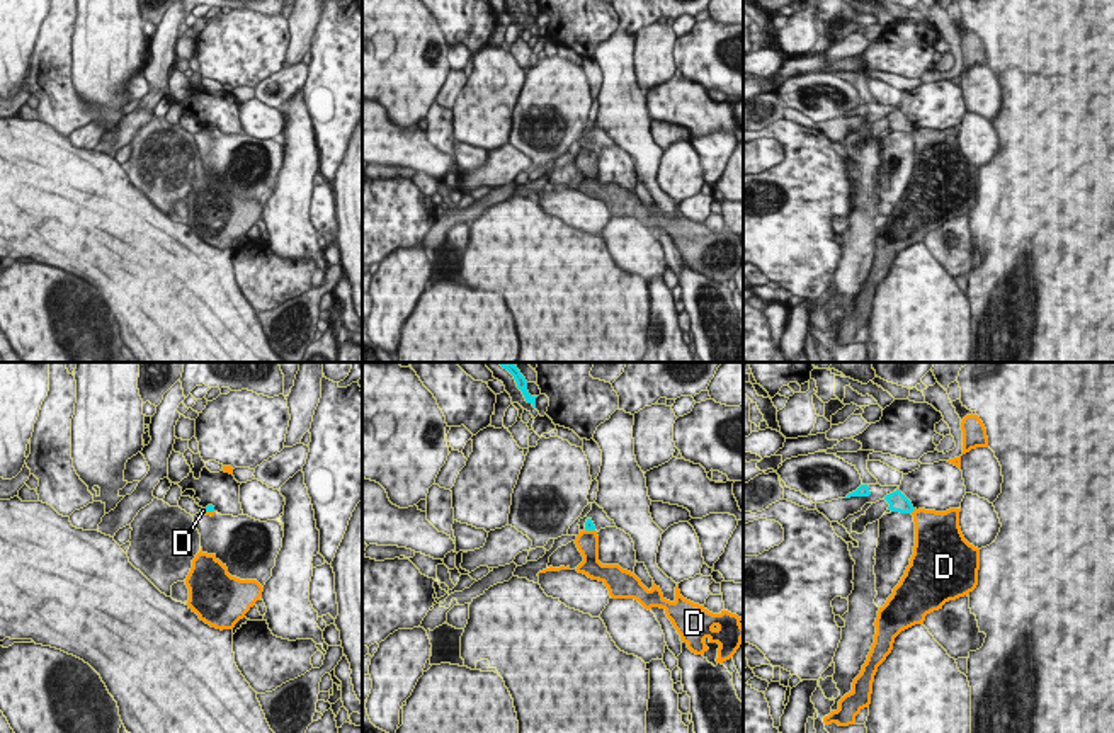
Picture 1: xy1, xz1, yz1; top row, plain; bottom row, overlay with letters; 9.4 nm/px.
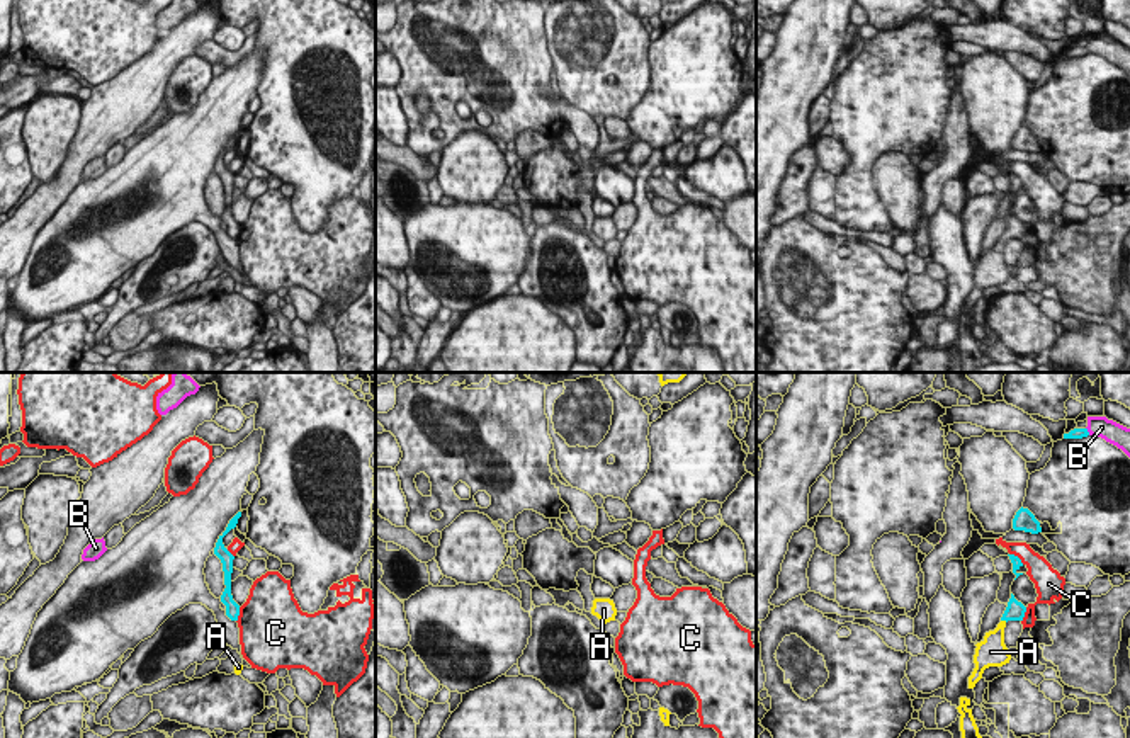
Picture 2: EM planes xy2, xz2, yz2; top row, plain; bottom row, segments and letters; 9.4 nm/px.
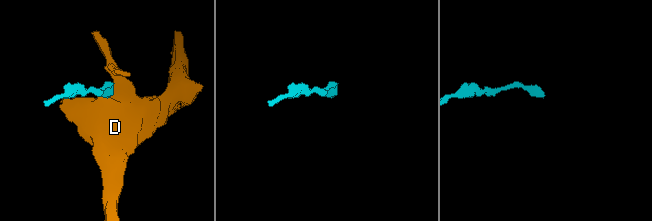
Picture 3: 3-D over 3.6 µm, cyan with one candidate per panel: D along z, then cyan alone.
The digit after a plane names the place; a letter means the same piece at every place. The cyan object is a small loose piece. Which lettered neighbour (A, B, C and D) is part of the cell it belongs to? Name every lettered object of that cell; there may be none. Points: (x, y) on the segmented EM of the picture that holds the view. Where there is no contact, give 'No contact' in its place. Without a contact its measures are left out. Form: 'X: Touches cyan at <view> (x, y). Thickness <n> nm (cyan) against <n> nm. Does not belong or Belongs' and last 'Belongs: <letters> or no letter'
A: Touches cyan at yz2 (1005, 619). Thickness 190 nm (cyan) against 190 nm. Belongs
B: Touches cyan at yz2 (1086, 431). Thickness 100 nm (cyan) against 200 nm. Does not belong
C: Touches cyan at yz2 (1016, 556). Thickness 90 nm (cyan) against 220 nm. Does not belong
D: Touches cyan at yz1 (912, 511). Thickness 180 nm (cyan) against 320 nm. Does not belong
Belongs: A

